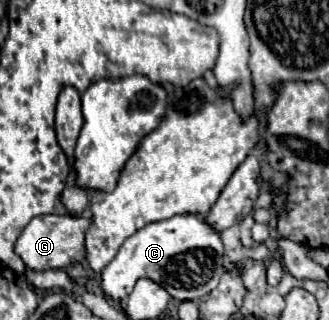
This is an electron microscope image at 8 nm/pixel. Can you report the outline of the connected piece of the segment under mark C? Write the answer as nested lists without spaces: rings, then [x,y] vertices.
[[[195,214],[173,216],[147,224],[129,236],[117,256],[101,272],[101,290],[113,300],[125,300],[141,276],[161,284],[175,300],[199,300],[217,288],[223,268],[223,244],[215,230]]]

